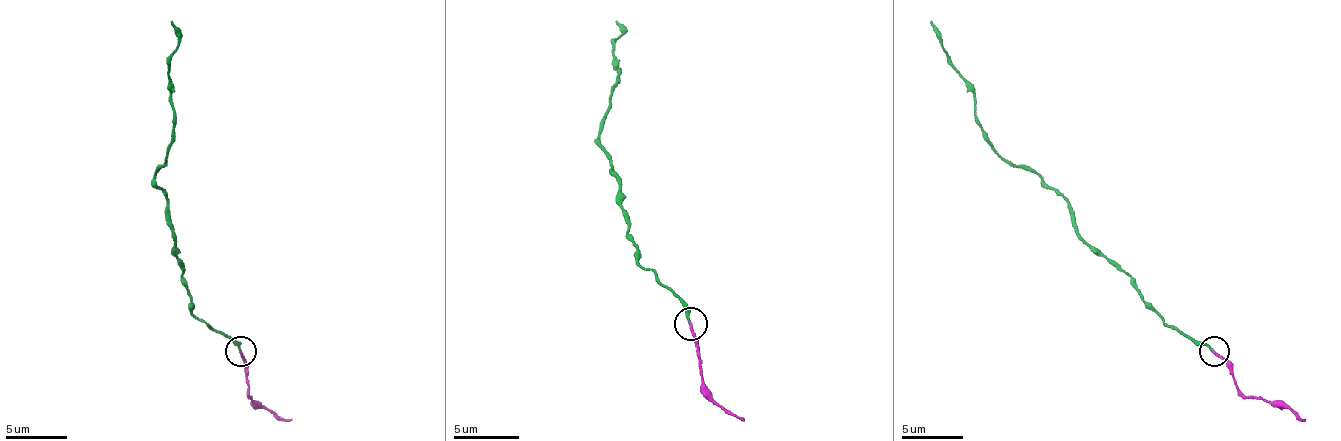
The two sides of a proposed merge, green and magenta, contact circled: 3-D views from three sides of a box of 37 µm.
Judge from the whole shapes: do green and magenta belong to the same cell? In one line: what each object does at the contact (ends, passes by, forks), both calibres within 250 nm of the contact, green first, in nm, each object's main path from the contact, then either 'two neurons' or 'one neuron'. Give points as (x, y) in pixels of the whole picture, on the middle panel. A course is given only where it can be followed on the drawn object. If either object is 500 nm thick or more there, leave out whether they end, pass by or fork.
green ends there; magenta ends there; 180 nm thick on the green side, 200 nm on the other; green runs (691, 323), (658, 276), (638, 263), (622, 184), (599, 145), (618, 82), (612, 46), (622, 33), (615, 23); magenta runs (691, 323), (704, 388), (744, 421); one neuron

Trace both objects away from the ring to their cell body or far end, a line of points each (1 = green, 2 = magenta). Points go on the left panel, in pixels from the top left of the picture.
1: (242, 350), (192, 313), (167, 196), (155, 183), (174, 137), (167, 66), (177, 32), (171, 20)
2: (242, 350), (248, 393), (291, 421)

